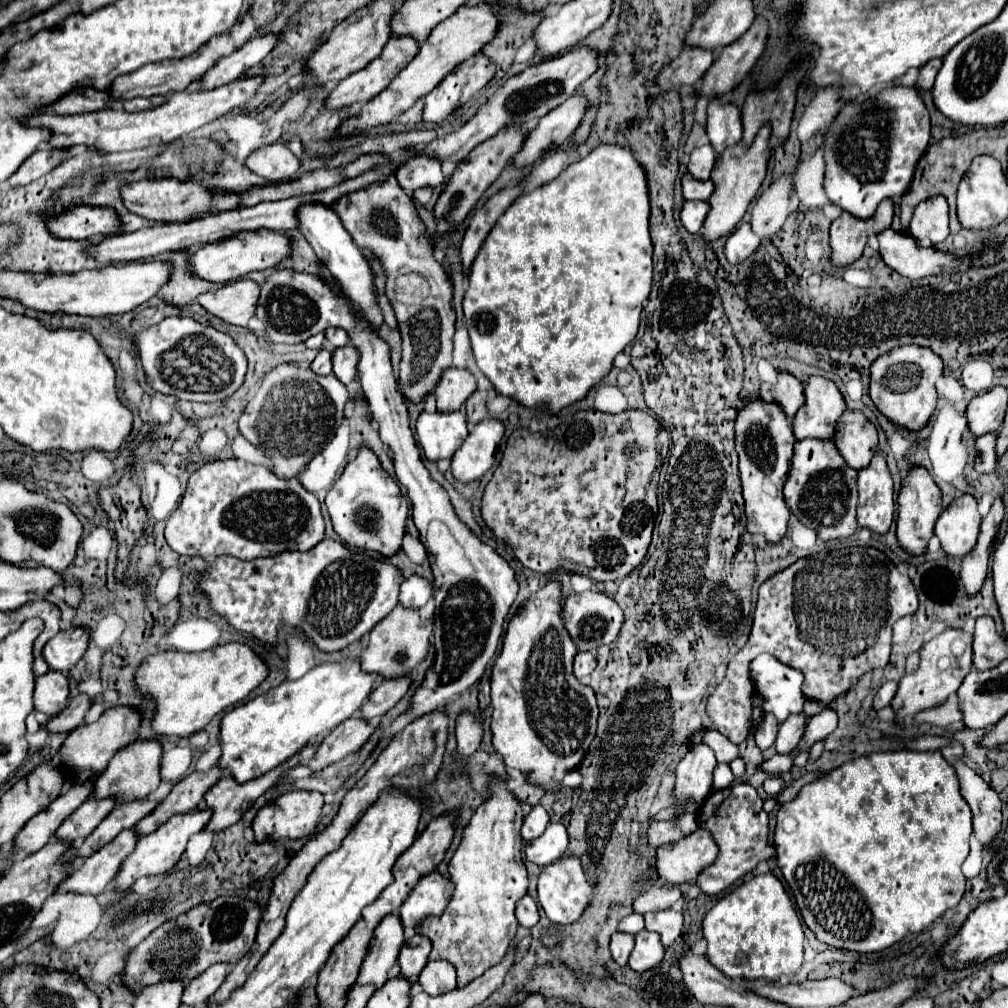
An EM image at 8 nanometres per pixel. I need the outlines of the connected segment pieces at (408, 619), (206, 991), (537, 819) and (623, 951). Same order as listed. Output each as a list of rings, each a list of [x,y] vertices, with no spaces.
[[[401,604],[393,608],[389,616],[385,616],[369,634],[369,642],[361,652],[361,670],[375,672],[379,678],[401,678],[409,676],[413,668],[425,660],[429,650],[429,636],[433,634],[433,624],[423,622],[419,618],[419,610],[403,608]]]
[[[213,964],[201,976],[187,982],[183,990],[183,1004],[195,1006],[195,1004],[207,1002],[207,998],[213,996],[213,992],[223,984],[229,970],[231,970],[229,964]]]
[[[535,806],[523,820],[523,826],[521,826],[523,840],[529,842],[529,840],[539,838],[545,832],[547,824],[549,824],[549,816],[547,816],[545,808],[543,806]]]
[[[615,932],[611,936],[611,956],[619,966],[627,966],[627,958],[633,950],[633,944],[635,944],[635,938],[631,934]]]

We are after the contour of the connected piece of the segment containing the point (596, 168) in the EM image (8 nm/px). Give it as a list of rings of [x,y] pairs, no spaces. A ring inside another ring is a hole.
[[[601,144],[597,146],[587,158],[573,162],[567,166],[555,180],[535,188],[533,192],[519,196],[507,212],[499,218],[499,222],[489,232],[487,240],[483,242],[469,274],[469,290],[465,292],[463,312],[467,320],[467,332],[471,338],[473,356],[477,360],[479,370],[491,380],[497,392],[517,400],[527,408],[547,408],[549,414],[557,414],[559,410],[583,400],[587,392],[607,376],[613,366],[613,358],[637,336],[639,316],[647,302],[653,278],[653,262],[651,262],[651,236],[649,236],[649,192],[647,192],[647,178],[641,164],[633,158],[631,150],[617,144]]]

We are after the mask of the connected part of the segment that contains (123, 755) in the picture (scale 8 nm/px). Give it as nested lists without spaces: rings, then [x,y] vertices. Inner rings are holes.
[[[143,740],[129,744],[123,752],[117,752],[109,762],[107,770],[93,780],[93,798],[95,800],[113,798],[117,804],[147,798],[147,794],[153,792],[161,782],[159,760],[161,760],[161,744],[157,740]]]

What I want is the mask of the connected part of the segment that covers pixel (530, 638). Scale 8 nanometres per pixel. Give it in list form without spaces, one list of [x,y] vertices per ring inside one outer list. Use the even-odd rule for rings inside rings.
[[[551,582],[537,590],[511,618],[507,634],[503,638],[503,648],[499,658],[493,664],[491,674],[491,732],[493,732],[493,748],[505,760],[505,766],[519,768],[521,772],[529,772],[529,782],[557,790],[561,788],[561,780],[569,770],[575,770],[583,760],[589,744],[595,738],[597,730],[597,700],[595,692],[589,686],[583,686],[573,676],[573,656],[577,654],[575,642],[569,640],[565,626],[561,622],[561,588],[557,582]]]

